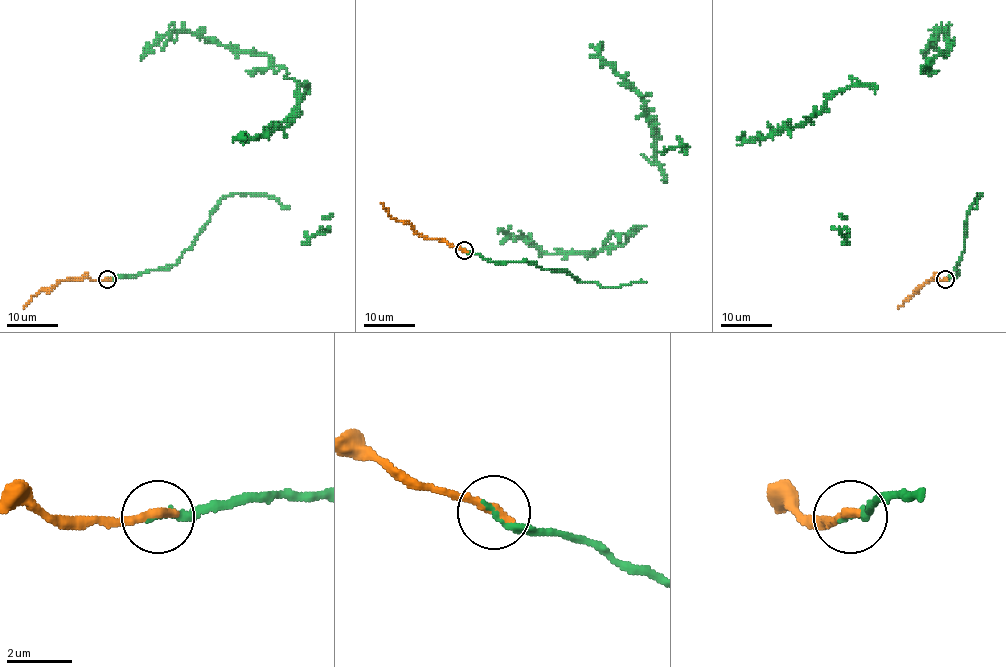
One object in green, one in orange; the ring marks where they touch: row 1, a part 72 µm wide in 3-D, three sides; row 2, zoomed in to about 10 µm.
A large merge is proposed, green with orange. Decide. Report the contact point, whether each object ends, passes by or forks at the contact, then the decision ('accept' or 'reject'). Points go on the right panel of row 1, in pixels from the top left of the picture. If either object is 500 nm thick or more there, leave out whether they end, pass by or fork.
at (945, 279); green ends there; orange ends there; accept

